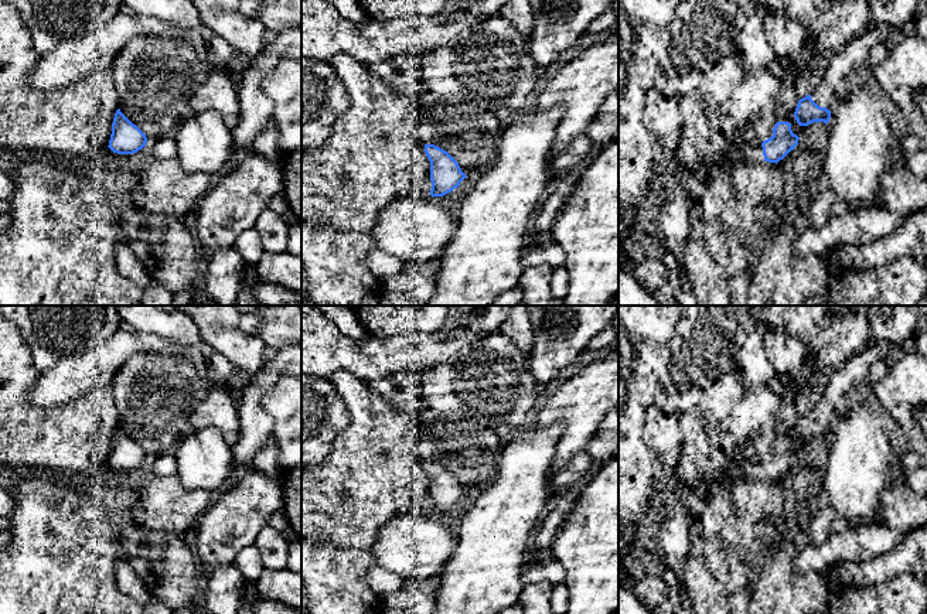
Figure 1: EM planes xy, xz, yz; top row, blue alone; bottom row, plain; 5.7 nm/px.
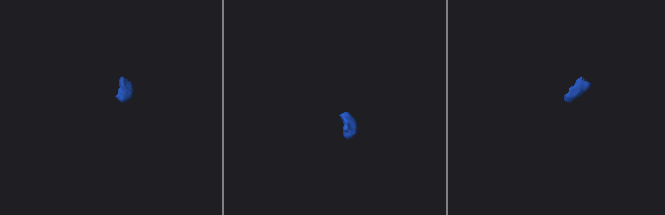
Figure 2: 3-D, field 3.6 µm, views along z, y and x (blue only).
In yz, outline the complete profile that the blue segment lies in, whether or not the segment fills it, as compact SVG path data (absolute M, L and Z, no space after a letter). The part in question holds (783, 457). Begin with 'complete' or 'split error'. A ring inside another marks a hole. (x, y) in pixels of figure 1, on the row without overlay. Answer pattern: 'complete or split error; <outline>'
split error; M777 439L773 453L761 461L749 463L742 474L742 480L753 481L757 478L778 480L798 461L798 453L793 450L791 440Z

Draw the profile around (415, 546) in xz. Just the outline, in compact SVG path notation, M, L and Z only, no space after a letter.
M432 512L398 514L381 526L369 552L378 566L430 586L451 557L456 539L453 525Z

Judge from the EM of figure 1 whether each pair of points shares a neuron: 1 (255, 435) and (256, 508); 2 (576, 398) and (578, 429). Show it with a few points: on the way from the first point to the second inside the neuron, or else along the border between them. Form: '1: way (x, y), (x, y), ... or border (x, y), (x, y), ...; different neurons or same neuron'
1: border (251, 467), (245, 471); different neurons
2: way (578, 405), (578, 422); same neuron

